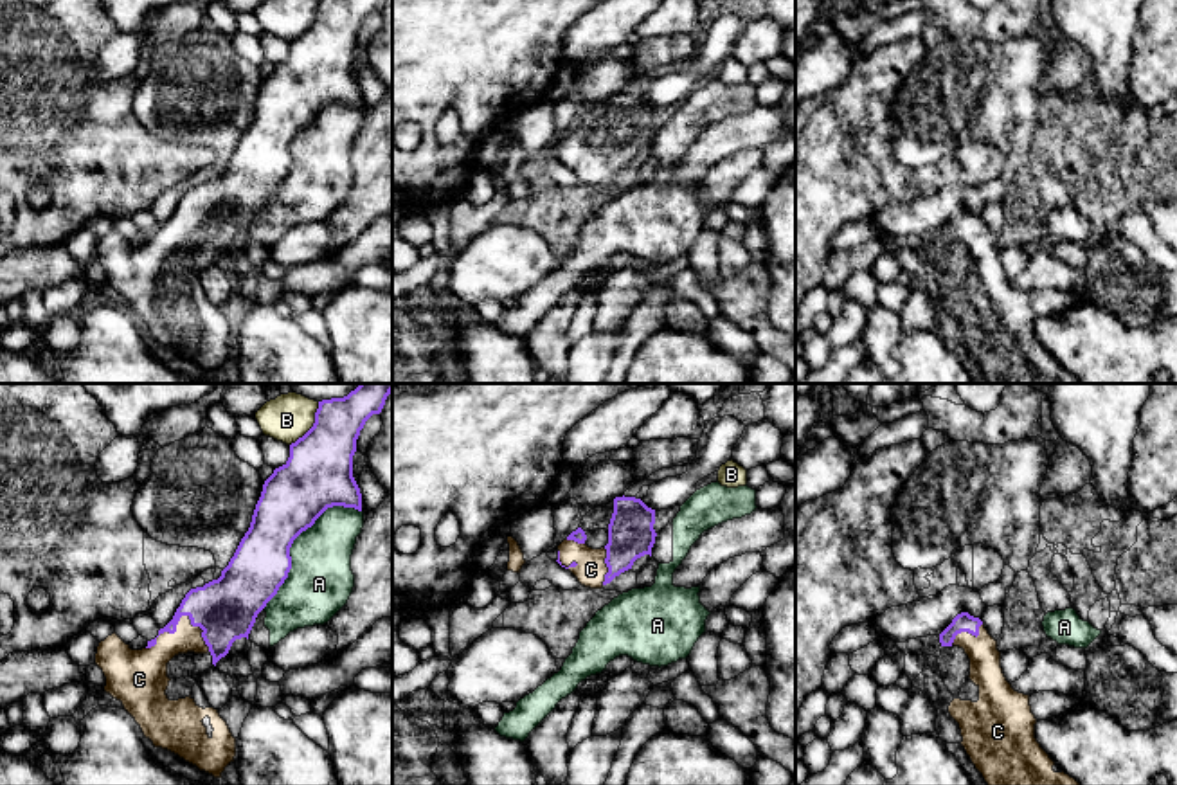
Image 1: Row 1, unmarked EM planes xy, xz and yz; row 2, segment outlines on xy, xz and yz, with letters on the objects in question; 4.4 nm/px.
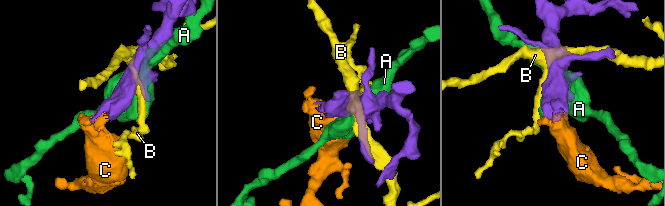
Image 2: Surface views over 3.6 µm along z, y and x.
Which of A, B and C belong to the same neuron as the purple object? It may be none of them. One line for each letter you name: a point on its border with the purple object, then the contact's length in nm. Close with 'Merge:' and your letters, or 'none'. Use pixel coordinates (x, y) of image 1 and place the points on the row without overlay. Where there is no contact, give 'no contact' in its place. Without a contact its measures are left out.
C: xy (179, 216) | 280 nm
Merge: C

